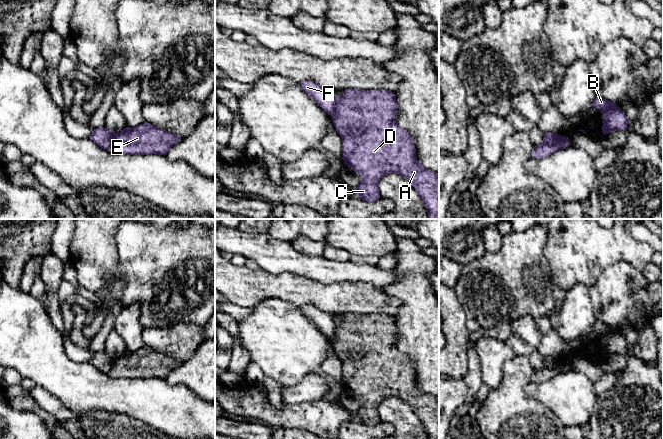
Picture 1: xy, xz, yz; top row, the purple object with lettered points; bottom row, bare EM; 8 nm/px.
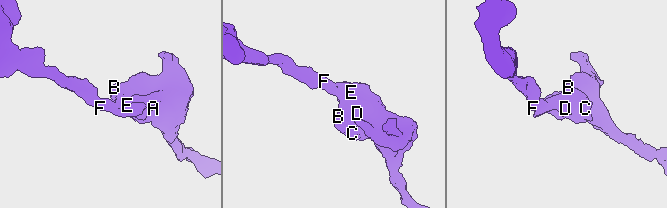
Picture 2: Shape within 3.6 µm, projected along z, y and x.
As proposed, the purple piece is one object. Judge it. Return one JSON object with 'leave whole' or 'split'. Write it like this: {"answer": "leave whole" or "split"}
{"answer": "split"}

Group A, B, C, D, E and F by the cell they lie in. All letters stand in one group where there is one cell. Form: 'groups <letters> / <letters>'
groups A B C D E / F

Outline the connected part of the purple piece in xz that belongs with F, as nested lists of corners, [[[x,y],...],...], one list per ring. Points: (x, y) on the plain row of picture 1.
[[[304,304],[299,306],[300,311],[317,325],[319,330],[326,337],[332,339],[335,333],[335,322],[331,314],[328,314],[312,304]]]

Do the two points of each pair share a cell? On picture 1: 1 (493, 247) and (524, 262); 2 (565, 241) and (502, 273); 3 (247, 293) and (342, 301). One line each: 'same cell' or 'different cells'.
1: different cells
2: different cells
3: same cell

